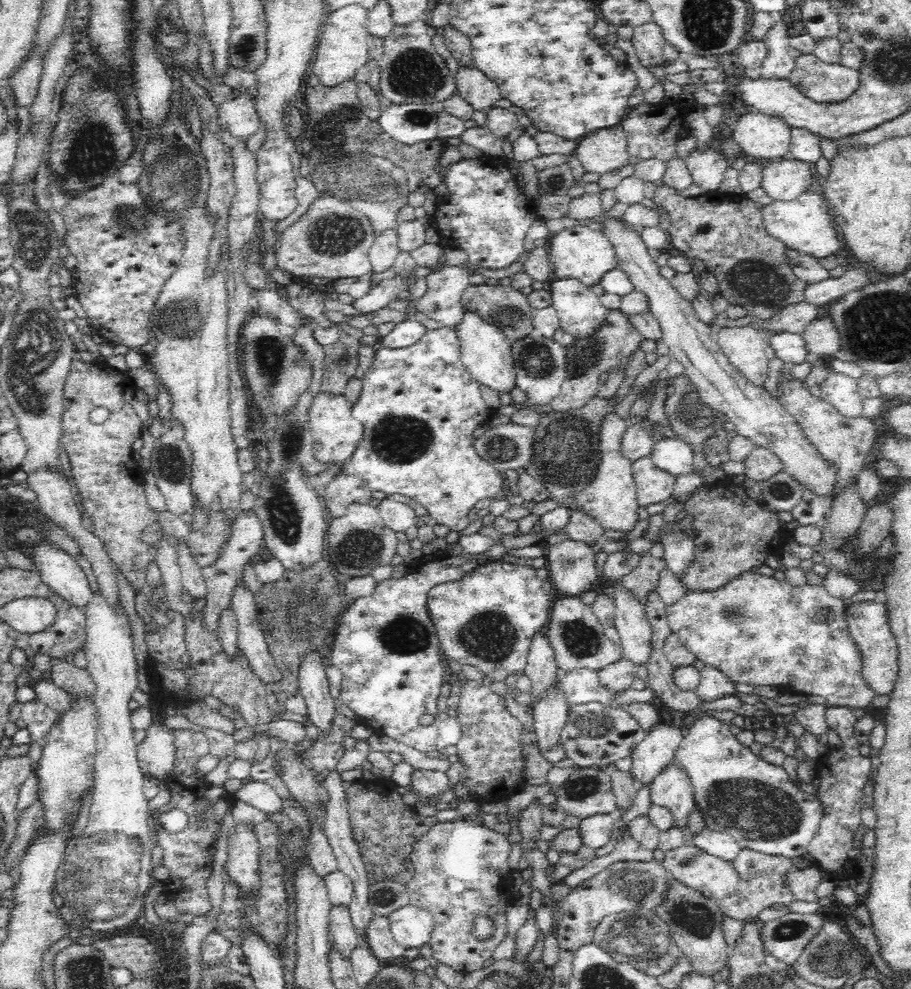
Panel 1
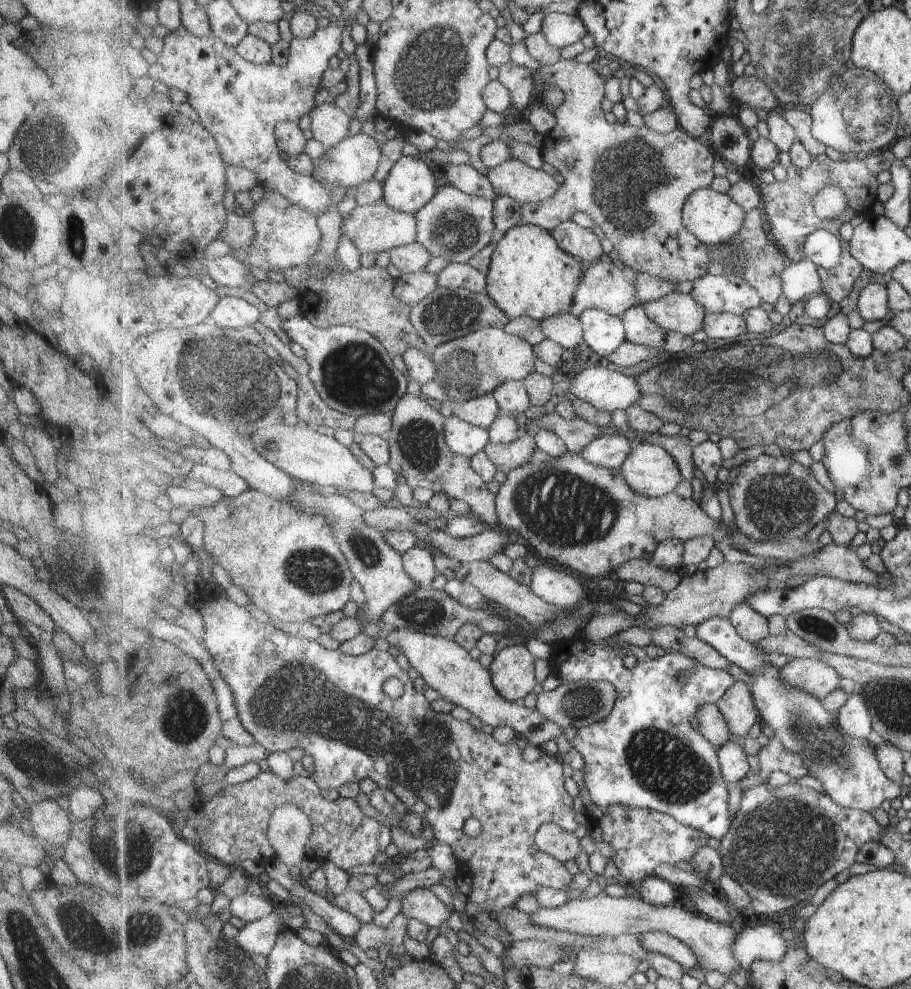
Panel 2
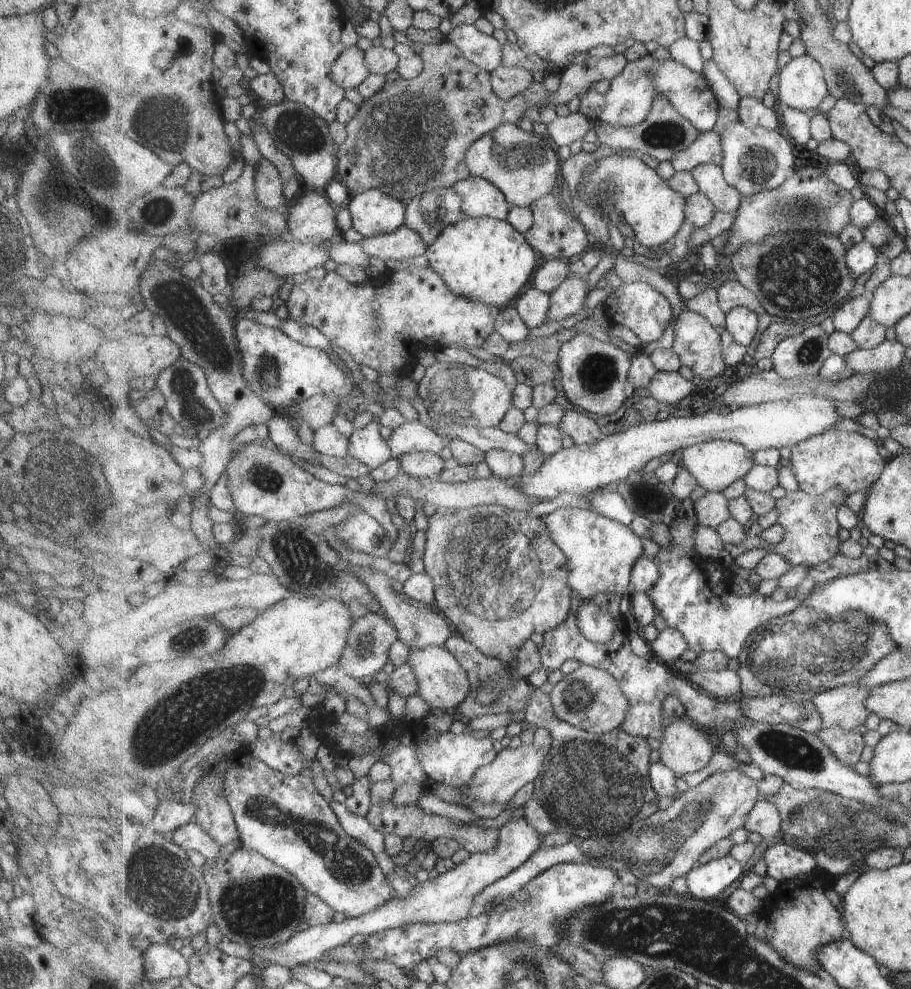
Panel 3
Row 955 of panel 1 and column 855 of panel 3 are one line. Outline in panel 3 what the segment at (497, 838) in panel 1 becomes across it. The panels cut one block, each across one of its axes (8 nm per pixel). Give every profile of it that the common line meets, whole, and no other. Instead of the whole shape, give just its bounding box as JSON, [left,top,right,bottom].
[790,429,887,495]

